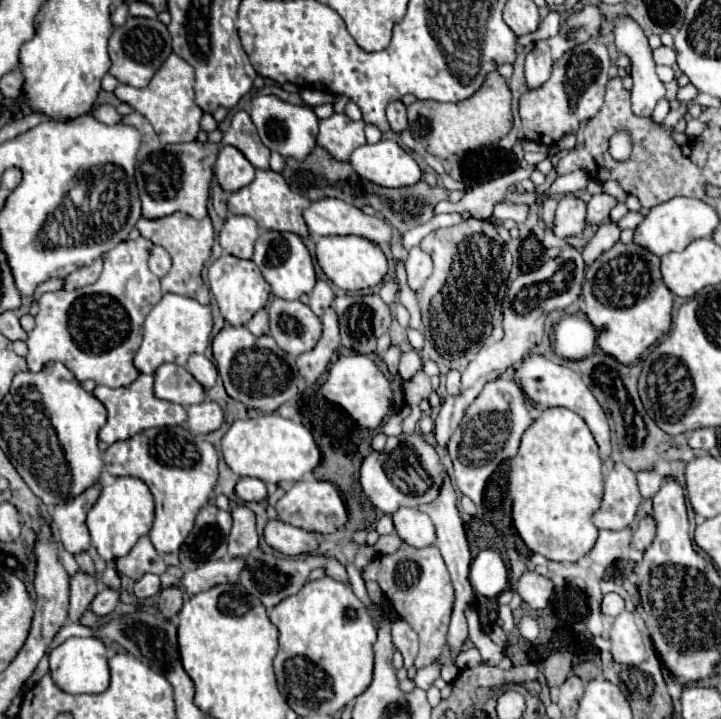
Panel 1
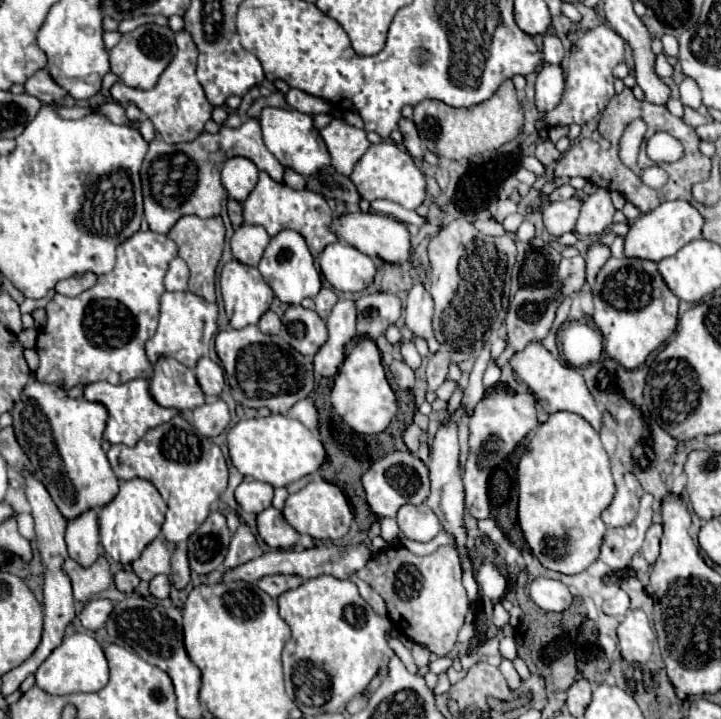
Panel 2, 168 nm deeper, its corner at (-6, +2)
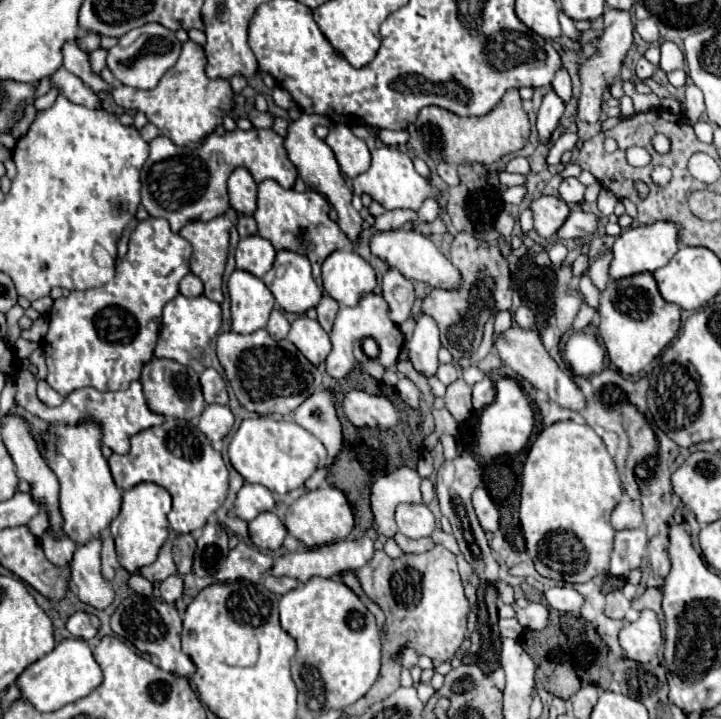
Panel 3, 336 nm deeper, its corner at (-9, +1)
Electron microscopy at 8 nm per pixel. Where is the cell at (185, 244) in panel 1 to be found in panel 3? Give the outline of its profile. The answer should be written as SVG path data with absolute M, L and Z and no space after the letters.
M220 215L212 221L192 221L184 229L180 229L180 235L192 245L192 257L190 257L190 271L198 275L204 283L204 295L216 303L222 303L222 275L226 267L228 257L228 241L230 241L230 227L232 221L226 215Z

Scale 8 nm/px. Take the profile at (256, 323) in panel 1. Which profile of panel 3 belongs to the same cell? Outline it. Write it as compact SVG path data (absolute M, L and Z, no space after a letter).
M274 309L274 311L272 311L272 315L270 315L270 319L268 319L266 331L272 335L272 339L280 341L280 339L284 339L284 337L286 337L288 329L290 329L290 323L288 323L288 319L286 319L284 311Z

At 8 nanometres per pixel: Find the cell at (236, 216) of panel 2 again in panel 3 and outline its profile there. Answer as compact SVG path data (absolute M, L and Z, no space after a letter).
M238 215L238 233L240 237L248 237L256 233L256 221L250 215Z

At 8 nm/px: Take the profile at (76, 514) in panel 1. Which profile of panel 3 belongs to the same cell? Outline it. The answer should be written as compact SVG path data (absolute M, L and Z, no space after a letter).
M92 539L76 547L72 559L72 585L84 603L104 609L112 603L114 591L100 575L100 539Z

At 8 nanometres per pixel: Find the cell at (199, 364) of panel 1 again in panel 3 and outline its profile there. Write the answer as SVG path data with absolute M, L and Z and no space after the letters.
M212 367L204 369L204 373L200 375L200 385L202 385L202 393L204 393L206 403L222 403L222 405L228 403L226 383L216 369L212 369Z

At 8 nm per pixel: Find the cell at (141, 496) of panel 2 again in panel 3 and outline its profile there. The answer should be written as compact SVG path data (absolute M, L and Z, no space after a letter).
M140 483L122 493L122 509L118 517L110 523L110 531L116 543L118 561L128 573L136 573L140 567L150 565L156 559L158 549L168 539L166 515L170 513L170 507L170 493L156 483Z

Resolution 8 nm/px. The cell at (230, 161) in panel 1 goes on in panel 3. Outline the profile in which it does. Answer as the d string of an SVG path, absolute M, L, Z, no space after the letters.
M238 167L228 177L230 205L238 213L254 213L256 209L256 181L246 167Z

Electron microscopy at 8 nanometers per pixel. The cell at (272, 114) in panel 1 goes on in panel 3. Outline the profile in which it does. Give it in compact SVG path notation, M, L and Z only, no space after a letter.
M302 113L298 119L290 121L288 133L286 133L286 137L284 137L284 147L286 147L288 159L290 159L292 165L296 167L298 175L302 177L302 181L304 181L308 187L316 189L318 193L322 193L322 195L332 203L332 207L334 207L334 209L338 211L338 215L340 215L340 221L338 221L340 229L348 235L350 241L354 241L354 239L358 237L360 229L362 229L362 217L358 215L358 211L356 211L356 209L352 207L352 203L350 203L352 191L346 187L344 179L342 179L340 167L338 167L338 161L336 161L332 149L330 149L322 139L318 139L316 133L314 133L314 127L316 127L318 123L330 123L330 121L328 121L328 119L322 119L320 115L308 115L308 113Z

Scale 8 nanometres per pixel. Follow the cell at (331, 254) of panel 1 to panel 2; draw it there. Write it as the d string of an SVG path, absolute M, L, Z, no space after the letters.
M333 242L319 256L319 268L339 292L361 292L373 284L375 262L357 248Z

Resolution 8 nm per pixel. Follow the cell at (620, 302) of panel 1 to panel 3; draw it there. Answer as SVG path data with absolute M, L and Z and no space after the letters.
M638 273L610 281L600 293L600 337L610 361L624 375L636 375L676 337L681 325L681 308L662 299L652 273Z

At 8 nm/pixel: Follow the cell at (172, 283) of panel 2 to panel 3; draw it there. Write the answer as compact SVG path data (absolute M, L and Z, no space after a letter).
M188 273L180 281L180 293L186 295L186 297L198 297L198 295L202 295L202 291L204 291L204 285L202 285L202 281L194 273Z

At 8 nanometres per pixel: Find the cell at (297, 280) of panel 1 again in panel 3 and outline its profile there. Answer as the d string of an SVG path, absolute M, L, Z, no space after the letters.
M278 251L272 269L262 281L286 313L304 315L310 307L316 307L322 297L322 291L312 277L308 257L300 253Z

